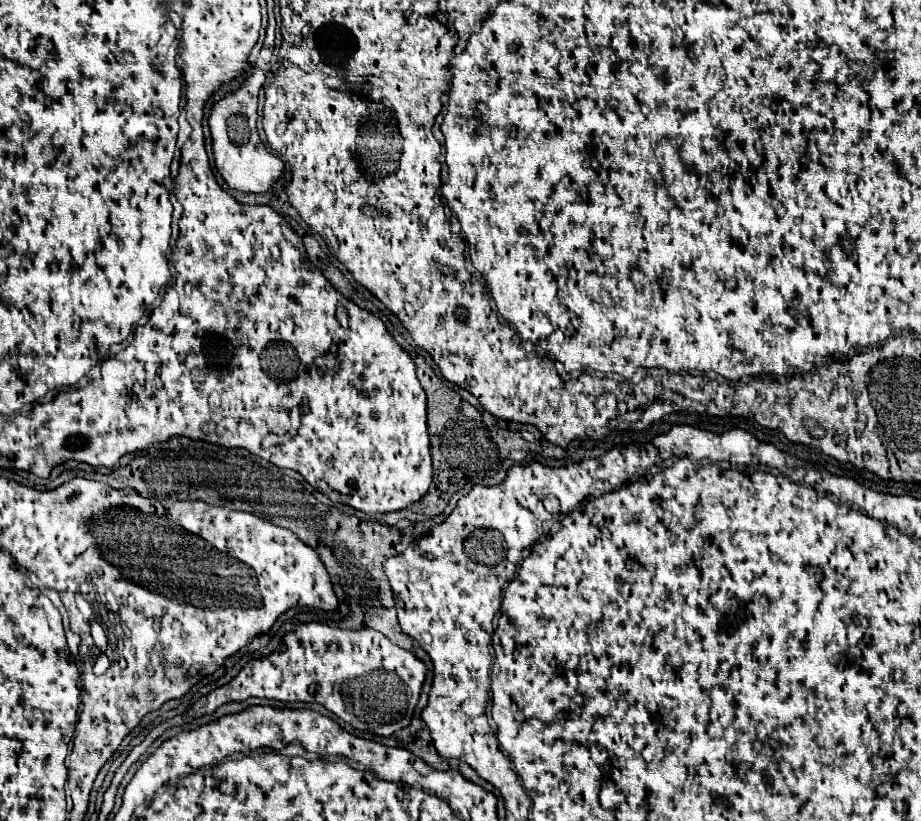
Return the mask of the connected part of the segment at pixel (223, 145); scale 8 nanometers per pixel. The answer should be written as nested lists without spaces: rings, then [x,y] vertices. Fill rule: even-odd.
[[[259,65],[253,67],[251,75],[243,81],[243,85],[237,87],[235,91],[233,89],[227,91],[223,99],[219,99],[211,107],[211,115],[209,115],[215,167],[231,189],[245,191],[245,193],[265,193],[267,189],[271,189],[273,181],[283,171],[283,161],[265,149],[255,127],[257,125],[257,93],[261,85],[265,83],[265,79],[267,79],[267,71]],[[239,115],[245,121],[235,121]]]

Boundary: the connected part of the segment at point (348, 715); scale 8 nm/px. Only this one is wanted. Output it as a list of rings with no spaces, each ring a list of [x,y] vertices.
[[[297,623],[295,631],[283,635],[281,645],[267,657],[251,659],[237,677],[233,677],[227,685],[213,689],[209,695],[201,697],[193,711],[197,715],[213,713],[217,707],[229,701],[245,701],[247,697],[269,697],[279,701],[305,701],[305,703],[319,703],[331,713],[335,713],[341,721],[353,725],[357,731],[373,733],[389,737],[395,731],[407,727],[413,717],[413,709],[419,701],[419,693],[425,681],[425,663],[417,659],[411,651],[401,649],[399,645],[391,643],[383,633],[375,629],[337,629],[319,623]]]

